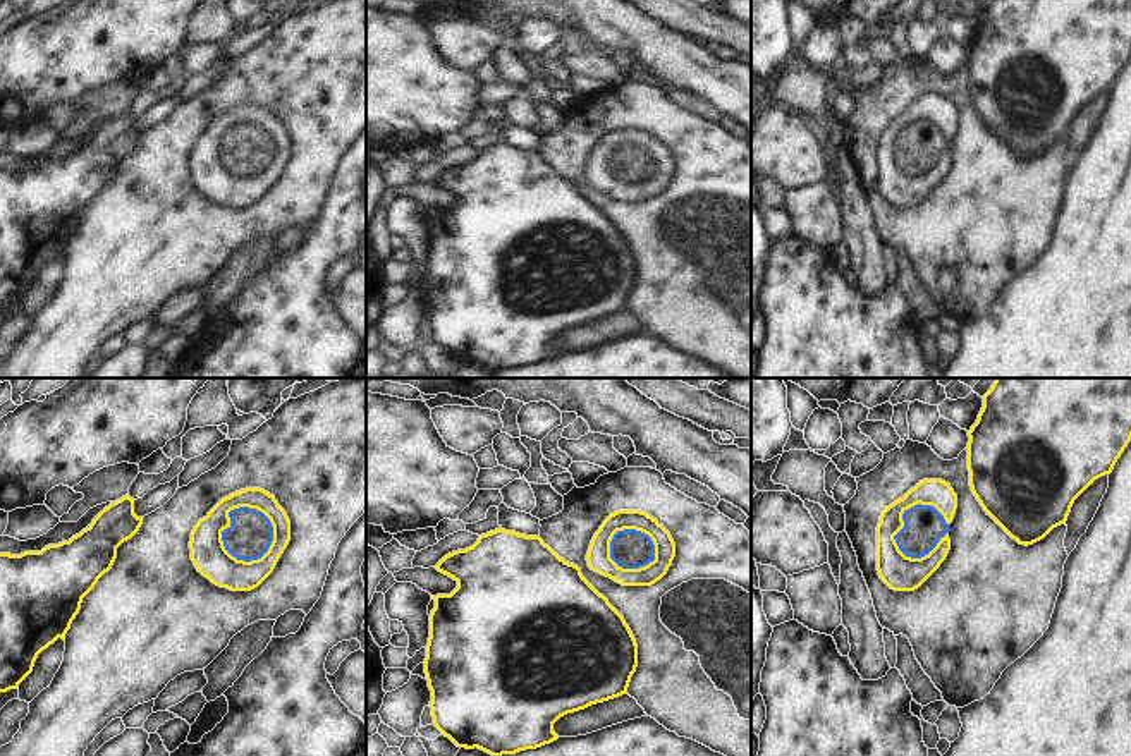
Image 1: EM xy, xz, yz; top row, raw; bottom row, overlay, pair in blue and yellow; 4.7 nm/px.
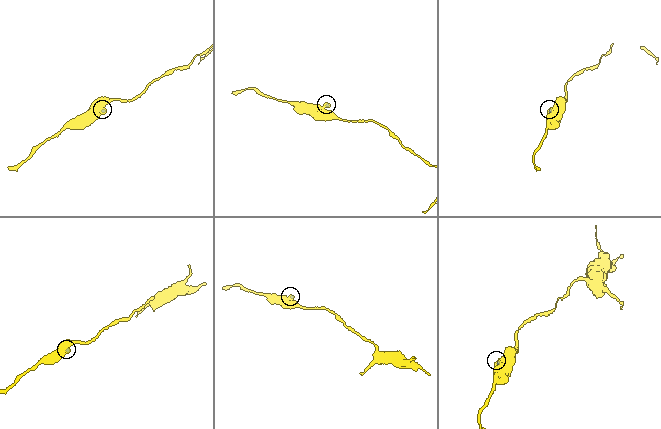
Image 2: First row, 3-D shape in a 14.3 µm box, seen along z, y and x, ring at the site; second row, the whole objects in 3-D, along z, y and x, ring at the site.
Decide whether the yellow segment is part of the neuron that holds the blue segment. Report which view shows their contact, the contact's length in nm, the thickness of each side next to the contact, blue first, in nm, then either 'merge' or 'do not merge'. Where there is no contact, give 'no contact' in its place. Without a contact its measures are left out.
xy | 280 nm | 200/160 nm | merge

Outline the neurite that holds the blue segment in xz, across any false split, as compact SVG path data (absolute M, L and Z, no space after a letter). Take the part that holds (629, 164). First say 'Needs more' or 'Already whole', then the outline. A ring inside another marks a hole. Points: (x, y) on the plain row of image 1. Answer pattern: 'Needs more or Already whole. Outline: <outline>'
Needs more. Outline: M617 125L595 148L586 175L591 186L622 201L651 201L676 172L670 148L641 125Z

